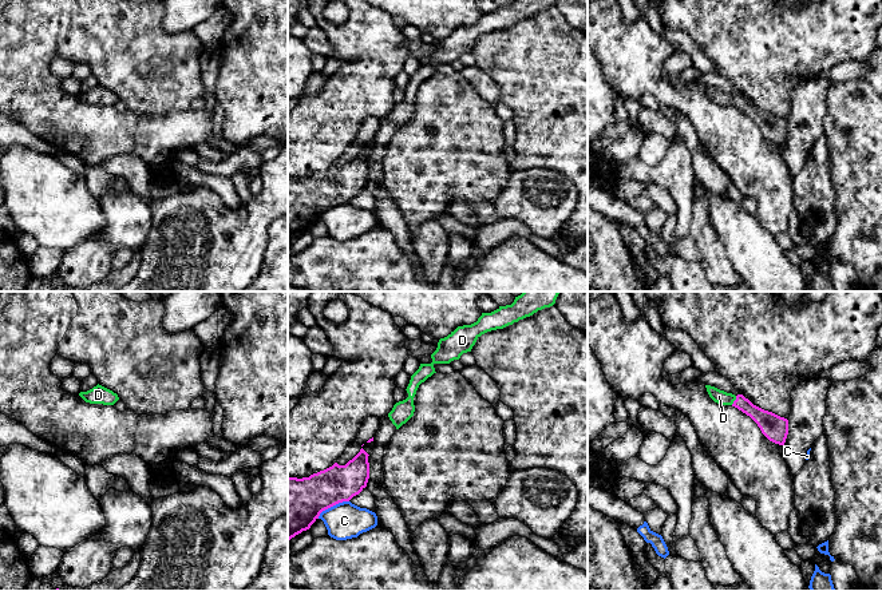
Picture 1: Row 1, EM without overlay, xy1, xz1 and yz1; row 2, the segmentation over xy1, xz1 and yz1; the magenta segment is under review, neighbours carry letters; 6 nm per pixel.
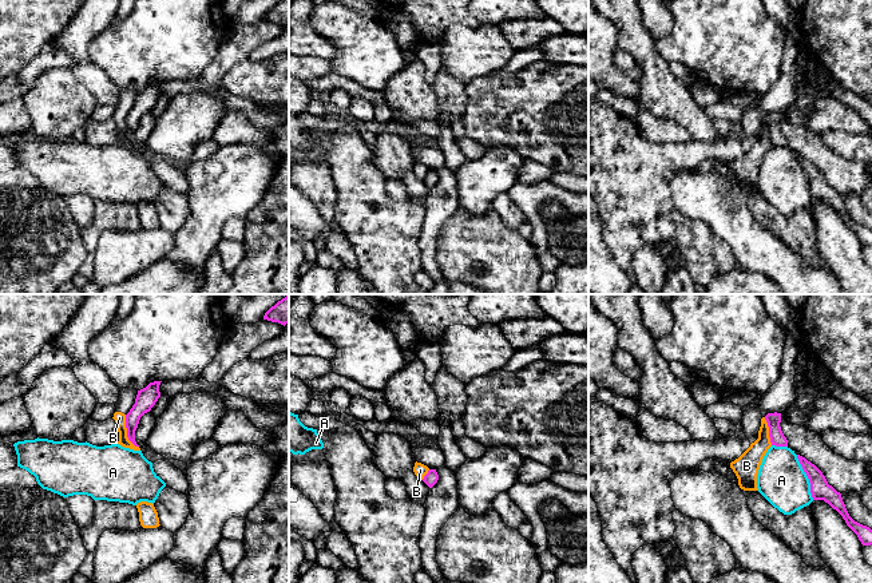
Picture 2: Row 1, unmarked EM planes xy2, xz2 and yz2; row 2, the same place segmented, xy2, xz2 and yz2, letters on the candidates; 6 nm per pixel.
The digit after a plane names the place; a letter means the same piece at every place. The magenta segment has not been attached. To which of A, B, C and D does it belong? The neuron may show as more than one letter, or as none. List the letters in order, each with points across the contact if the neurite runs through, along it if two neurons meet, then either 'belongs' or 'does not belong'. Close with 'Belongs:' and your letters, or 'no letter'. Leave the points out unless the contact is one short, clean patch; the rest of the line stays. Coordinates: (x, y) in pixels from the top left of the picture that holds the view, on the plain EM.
A: border along yz2 (796, 155), (808, 179), (809, 193), (813, 199); does not belong
B: border along xy2 (125, 115), (126, 137), (138, 147); does not belong
C: does not belong
D: runs through yz1 (768, 123), (735, 100), (719, 96); belongs
Belongs: D

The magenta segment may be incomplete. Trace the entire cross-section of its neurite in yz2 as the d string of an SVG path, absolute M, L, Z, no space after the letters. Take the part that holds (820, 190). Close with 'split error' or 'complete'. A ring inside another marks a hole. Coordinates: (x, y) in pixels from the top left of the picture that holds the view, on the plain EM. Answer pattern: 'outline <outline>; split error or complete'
outline M797 155L797 159L809 179L810 194L813 201L824 201L825 203L828 203L833 210L836 210L843 217L847 226L857 235L861 245L871 246L872 230L867 226L855 222L849 217L845 205L843 202L841 194L828 185L825 177L814 164L812 164L800 155Z; complete

